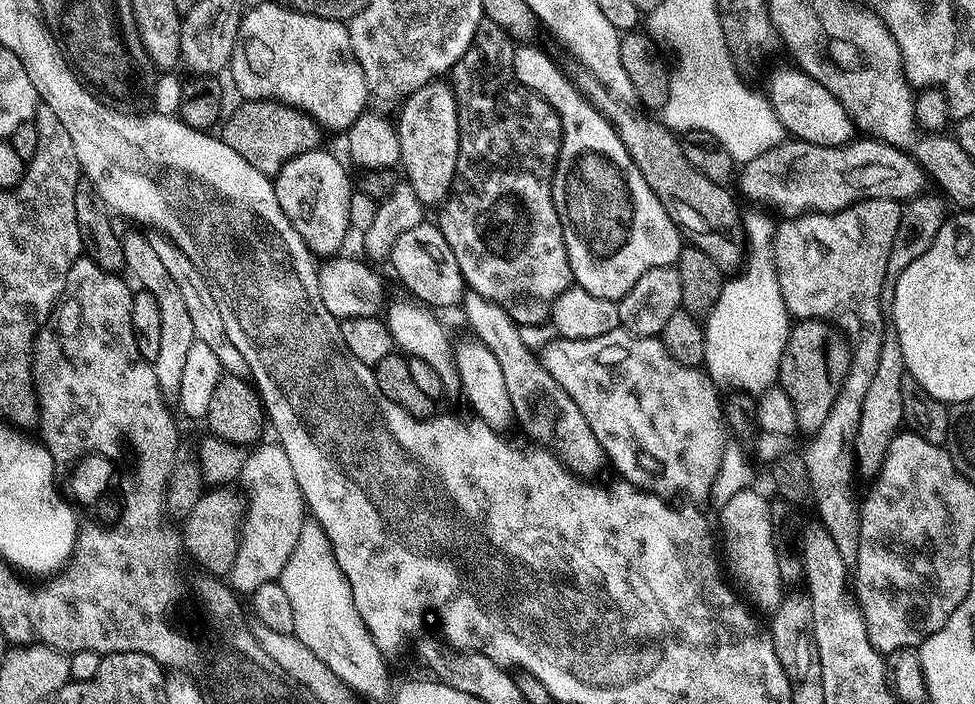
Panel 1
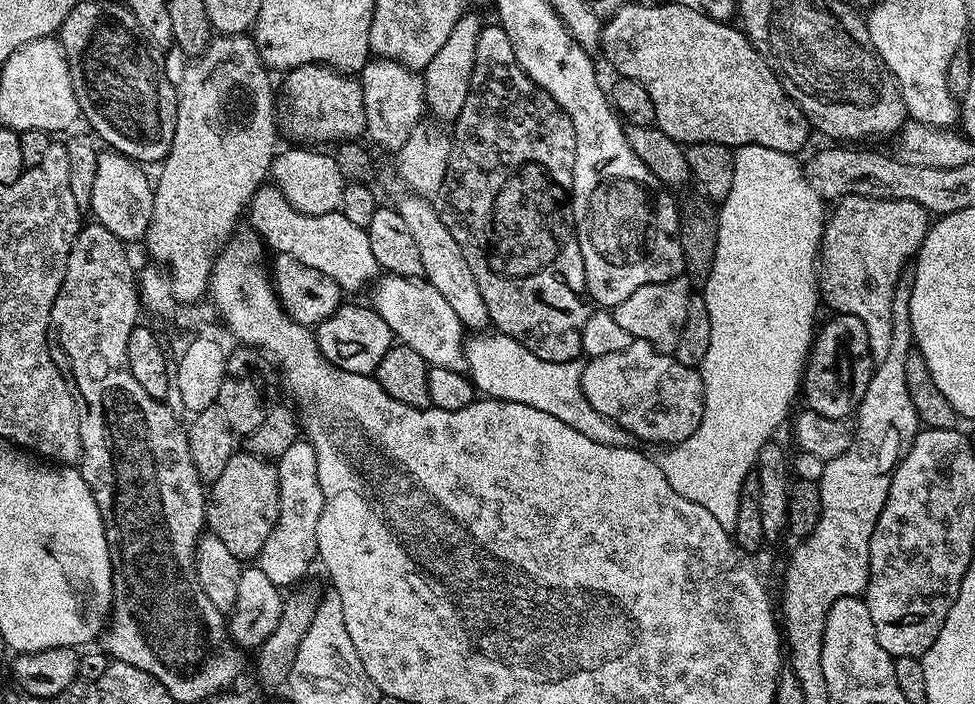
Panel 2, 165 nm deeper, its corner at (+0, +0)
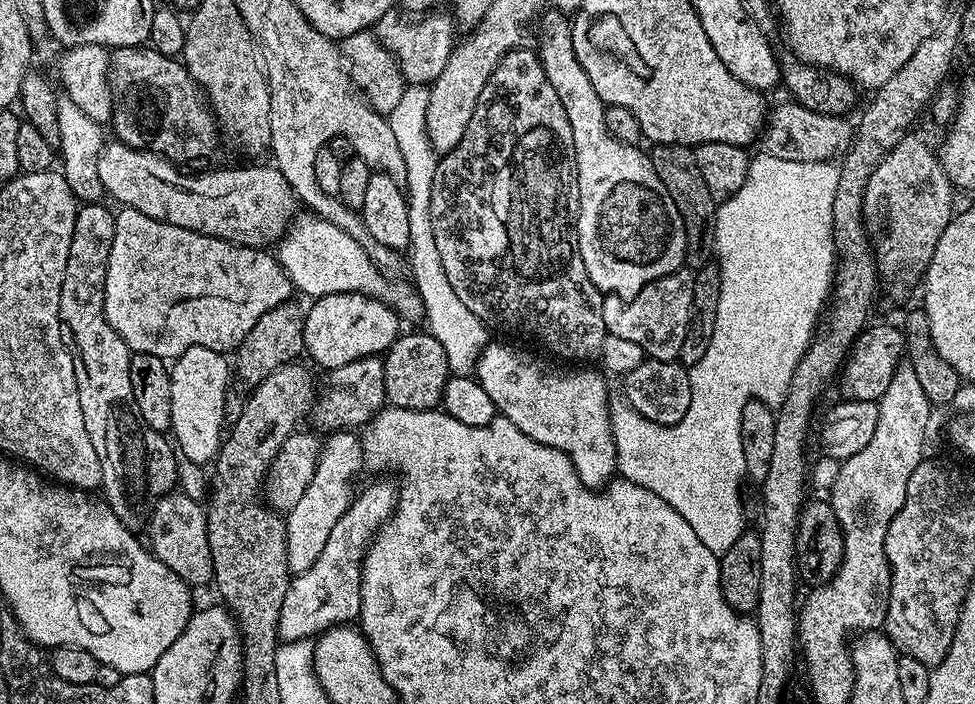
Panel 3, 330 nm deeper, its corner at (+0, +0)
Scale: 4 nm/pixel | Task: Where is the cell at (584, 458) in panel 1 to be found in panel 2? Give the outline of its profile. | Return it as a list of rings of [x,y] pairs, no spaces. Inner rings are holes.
[[[404,194],[400,201],[395,201],[394,207],[398,214],[402,214],[414,243],[418,245],[418,254],[422,254],[423,279],[432,284],[434,290],[442,294],[442,298],[446,298],[446,303],[453,308],[454,314],[458,314],[460,323],[465,329],[487,329],[490,321],[486,302],[482,302],[482,290],[478,290],[478,282],[474,282],[474,274],[465,256],[462,255],[462,246],[458,246],[458,242],[454,242],[454,234],[446,230],[442,218],[436,212],[435,203],[423,196]]]

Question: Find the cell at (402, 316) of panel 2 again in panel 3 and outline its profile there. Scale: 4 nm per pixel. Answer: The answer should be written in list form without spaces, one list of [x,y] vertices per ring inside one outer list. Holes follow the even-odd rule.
[[[308,210],[292,217],[292,223],[289,224],[288,231],[280,237],[274,255],[292,280],[293,289],[297,293],[305,292],[308,298],[357,292],[370,298],[378,298],[383,304],[390,305],[401,321],[419,321],[424,315],[422,298],[411,283],[403,284],[402,281],[396,280],[400,278],[393,278],[381,272],[363,243],[346,234],[345,230],[334,226],[333,222],[315,216]]]

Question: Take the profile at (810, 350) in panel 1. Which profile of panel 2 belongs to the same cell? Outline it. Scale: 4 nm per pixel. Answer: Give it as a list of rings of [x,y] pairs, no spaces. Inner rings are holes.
[[[839,314],[829,317],[825,324],[823,321],[819,325],[808,350],[802,377],[802,400],[804,396],[806,407],[822,414],[822,418],[848,420],[862,402],[866,386],[870,386],[874,361],[862,318]]]

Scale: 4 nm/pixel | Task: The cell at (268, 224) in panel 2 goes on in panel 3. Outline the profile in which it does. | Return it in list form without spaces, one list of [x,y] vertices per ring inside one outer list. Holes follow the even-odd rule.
[[[108,142],[105,143],[104,148],[100,152],[100,156],[97,158],[97,170],[103,191],[108,196],[109,194],[112,195],[117,200],[117,205],[125,208],[133,208],[150,218],[166,222],[170,226],[182,226],[186,230],[194,230],[198,234],[213,236],[231,244],[245,244],[248,248],[264,248],[265,246],[275,245],[280,237],[288,231],[288,226],[292,223],[292,217],[297,215],[298,212],[298,201],[295,193],[291,190],[291,186],[287,184],[286,178],[282,176],[279,170],[268,162],[266,164],[248,164],[245,168],[216,168],[213,172],[200,172],[197,176],[187,176],[184,170],[177,167],[173,161],[165,160],[162,156],[155,156],[152,152],[143,152],[142,150],[131,148],[119,142]]]

